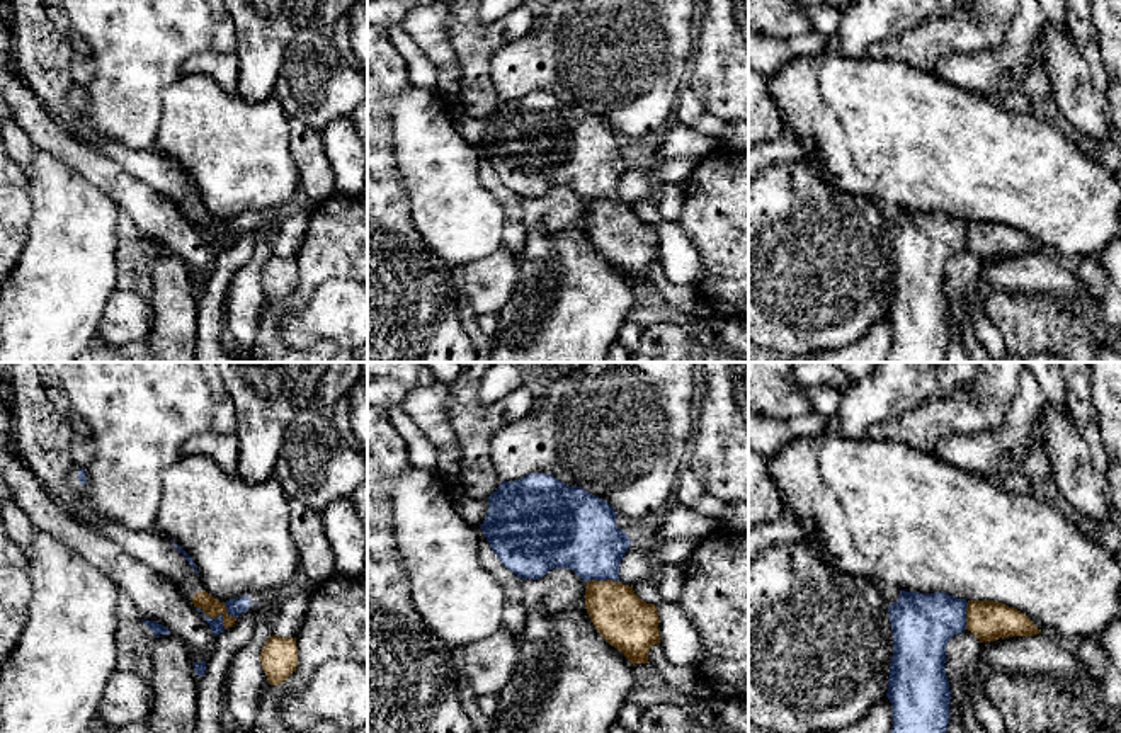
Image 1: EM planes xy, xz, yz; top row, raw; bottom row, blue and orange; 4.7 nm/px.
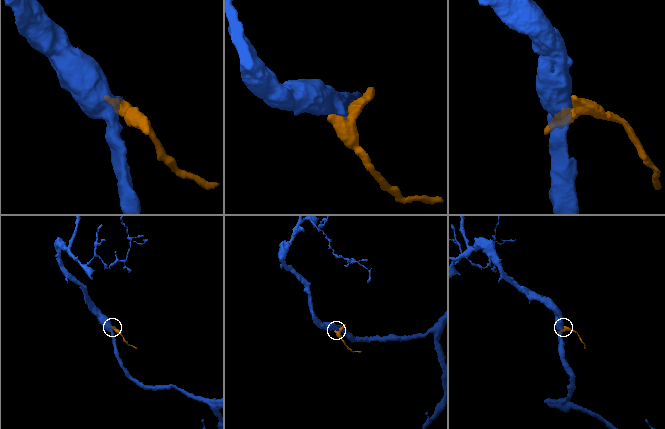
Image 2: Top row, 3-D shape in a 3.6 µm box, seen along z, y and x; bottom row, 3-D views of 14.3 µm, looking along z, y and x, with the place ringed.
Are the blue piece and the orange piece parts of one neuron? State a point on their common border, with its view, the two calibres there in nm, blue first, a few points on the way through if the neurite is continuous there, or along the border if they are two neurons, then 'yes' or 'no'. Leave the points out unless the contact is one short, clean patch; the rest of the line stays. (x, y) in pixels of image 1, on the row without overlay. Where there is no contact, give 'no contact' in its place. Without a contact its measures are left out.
xy (216, 237) | 70/90 nm | along xy (196, 225), (213, 237), (220, 233), (225, 247) | no

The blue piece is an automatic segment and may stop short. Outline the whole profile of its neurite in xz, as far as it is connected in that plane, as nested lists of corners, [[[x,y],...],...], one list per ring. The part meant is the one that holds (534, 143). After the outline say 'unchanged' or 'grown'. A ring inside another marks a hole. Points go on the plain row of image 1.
[[[544,92],[500,100],[487,119],[488,129],[480,148],[500,182],[521,199],[538,199],[553,187],[570,187],[585,201],[619,201],[619,182],[631,160],[616,145],[616,131],[606,119]]] | unchanged

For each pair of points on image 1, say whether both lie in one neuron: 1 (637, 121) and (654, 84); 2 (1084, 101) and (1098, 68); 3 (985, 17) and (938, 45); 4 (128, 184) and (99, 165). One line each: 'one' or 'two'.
1: one
2: two
3: one
4: one

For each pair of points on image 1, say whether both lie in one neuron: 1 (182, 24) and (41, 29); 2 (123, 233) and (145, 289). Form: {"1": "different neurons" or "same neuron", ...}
{"1": "different neurons", "2": "same neuron"}

